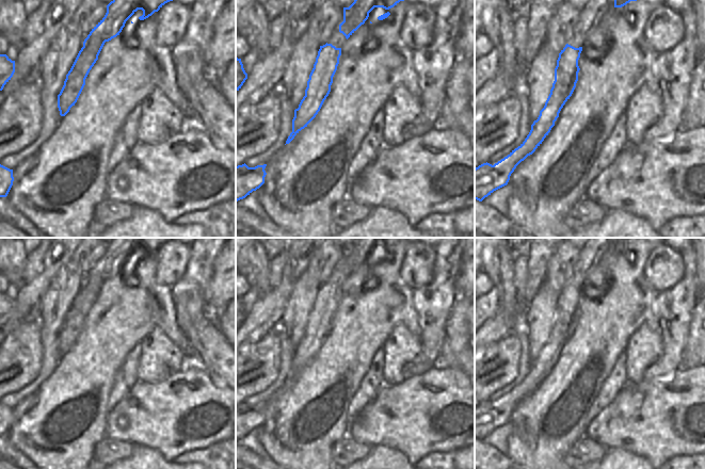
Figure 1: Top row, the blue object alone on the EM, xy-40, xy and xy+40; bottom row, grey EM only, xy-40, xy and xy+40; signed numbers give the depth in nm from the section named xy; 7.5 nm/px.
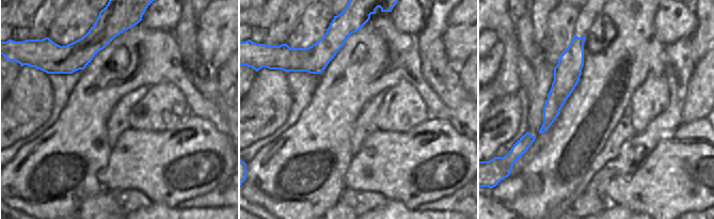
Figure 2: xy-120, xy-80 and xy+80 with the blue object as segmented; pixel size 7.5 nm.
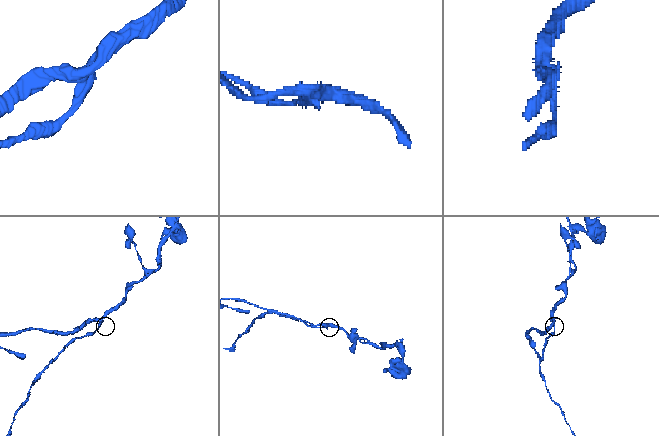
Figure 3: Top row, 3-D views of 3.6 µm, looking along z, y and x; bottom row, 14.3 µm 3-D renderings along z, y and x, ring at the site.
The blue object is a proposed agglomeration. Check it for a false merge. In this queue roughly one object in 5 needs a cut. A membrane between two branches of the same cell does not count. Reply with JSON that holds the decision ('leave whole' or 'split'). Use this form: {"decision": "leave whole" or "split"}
{"decision": "split"}

